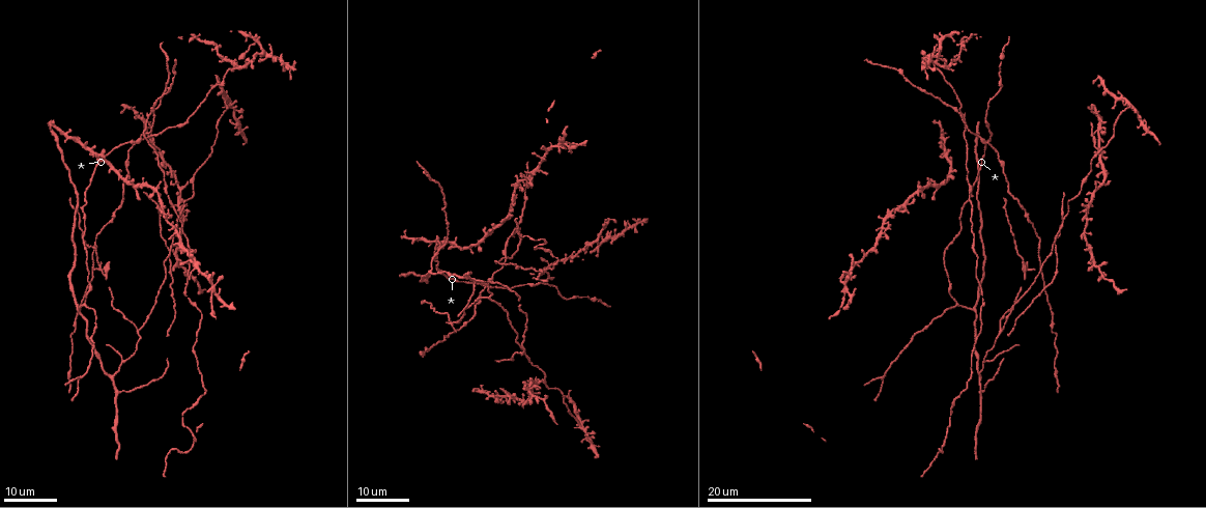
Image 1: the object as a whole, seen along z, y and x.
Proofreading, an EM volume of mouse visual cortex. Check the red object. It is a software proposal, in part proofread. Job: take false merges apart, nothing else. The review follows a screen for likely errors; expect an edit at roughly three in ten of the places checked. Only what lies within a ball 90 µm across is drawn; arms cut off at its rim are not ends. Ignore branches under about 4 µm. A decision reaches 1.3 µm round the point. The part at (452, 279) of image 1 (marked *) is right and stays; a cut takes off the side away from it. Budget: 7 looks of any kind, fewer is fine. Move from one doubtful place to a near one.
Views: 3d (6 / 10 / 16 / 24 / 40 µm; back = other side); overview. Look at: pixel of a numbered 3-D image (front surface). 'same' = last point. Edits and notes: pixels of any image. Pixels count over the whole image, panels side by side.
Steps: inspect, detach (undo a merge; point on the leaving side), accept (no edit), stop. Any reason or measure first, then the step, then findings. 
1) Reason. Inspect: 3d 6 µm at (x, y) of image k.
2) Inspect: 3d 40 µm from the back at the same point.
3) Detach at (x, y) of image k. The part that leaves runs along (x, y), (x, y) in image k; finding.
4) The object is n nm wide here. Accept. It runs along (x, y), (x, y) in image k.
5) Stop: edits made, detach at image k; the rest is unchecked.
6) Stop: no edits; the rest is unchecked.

Narrows sharply. Inspect: 3d 16 µm at (454, 321) of image 1.

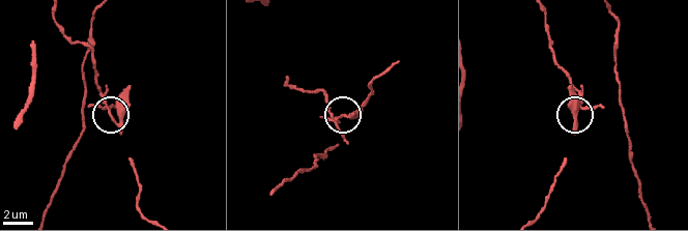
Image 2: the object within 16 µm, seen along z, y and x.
Inspect: 3d 10 µm at (339, 115) of image 2.

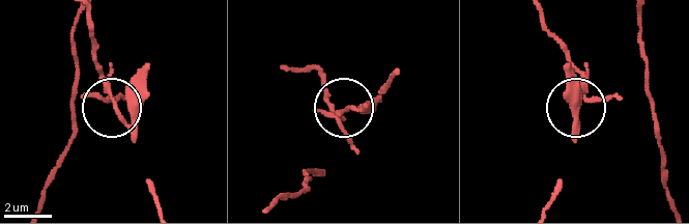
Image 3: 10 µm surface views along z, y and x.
The object is 210 nm wide here. Detach at (108, 102) of image 3. The part that leaves runs along (131, 128), (113, 100), (85, 10) in image 3; two neurons meet here.

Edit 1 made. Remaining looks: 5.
Inspect: overview.

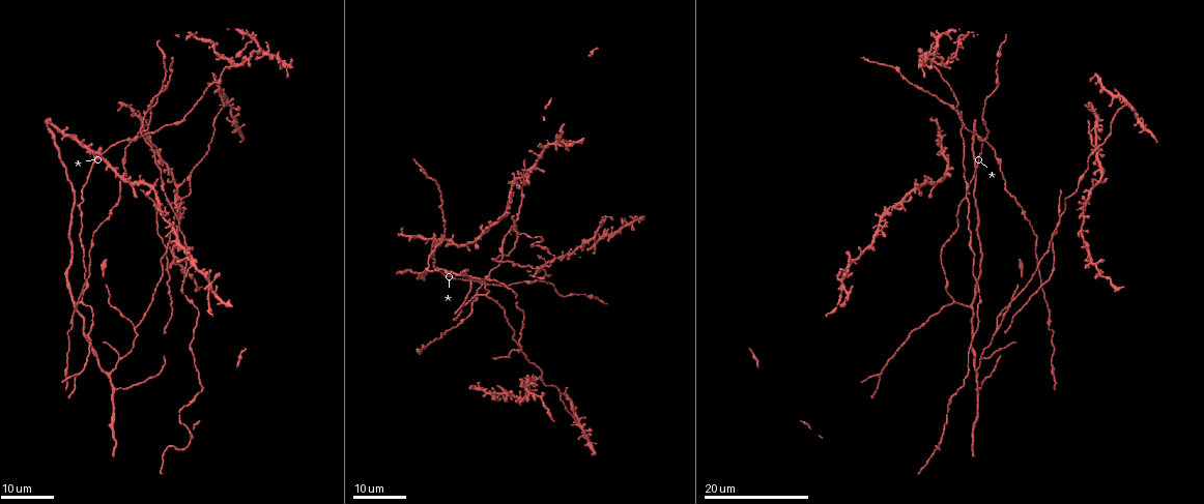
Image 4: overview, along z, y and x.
Four-way junction. Inspect: 3d 24 µm at (504, 392) of image 4.

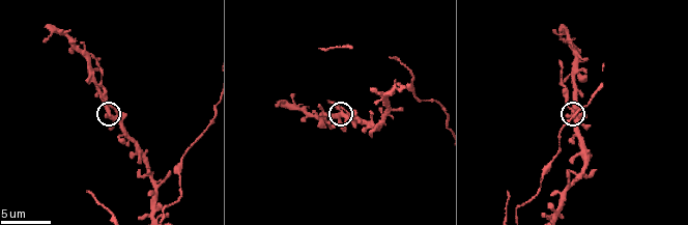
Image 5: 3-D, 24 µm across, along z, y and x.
Zoom in. Inspect: 3d 6 µm at (338, 112) of image 5.

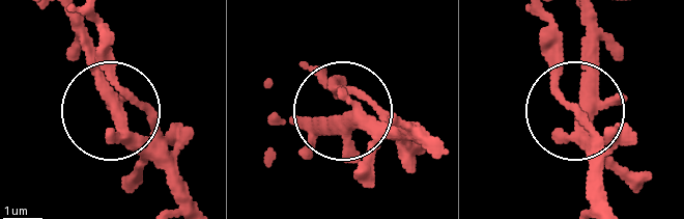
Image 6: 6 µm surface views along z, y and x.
4 arms meet here. Detach at (121, 88) of image 6. The part that leaves runs along (150, 117), (117, 81), (114, 42), (97, 11) in image 6; two neurons meet here.

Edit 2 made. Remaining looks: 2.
Four arms meet. Inspect: 3d 16 µm at (499, 256) of image 4.

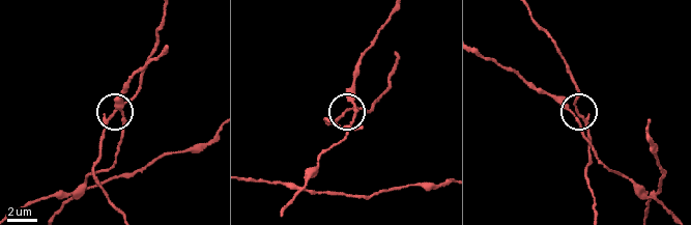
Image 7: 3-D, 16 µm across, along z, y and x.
Inspect: 3d 10 µm at (114, 110) of image 7.

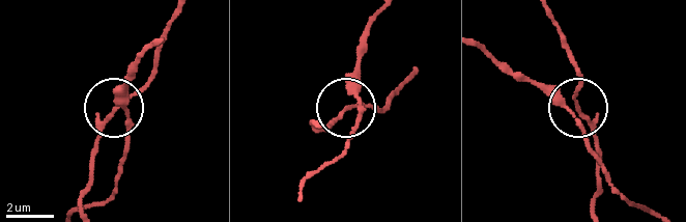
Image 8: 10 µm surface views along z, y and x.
The object is 130 nm wide here. Accept. It runs along (93, 205), (123, 156), (130, 127), (115, 108), (156, 68) in image 8; all the same neuron.

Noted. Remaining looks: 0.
Stop: edits made, detach at image 3, detach at image 6; the rest is unchecked.

